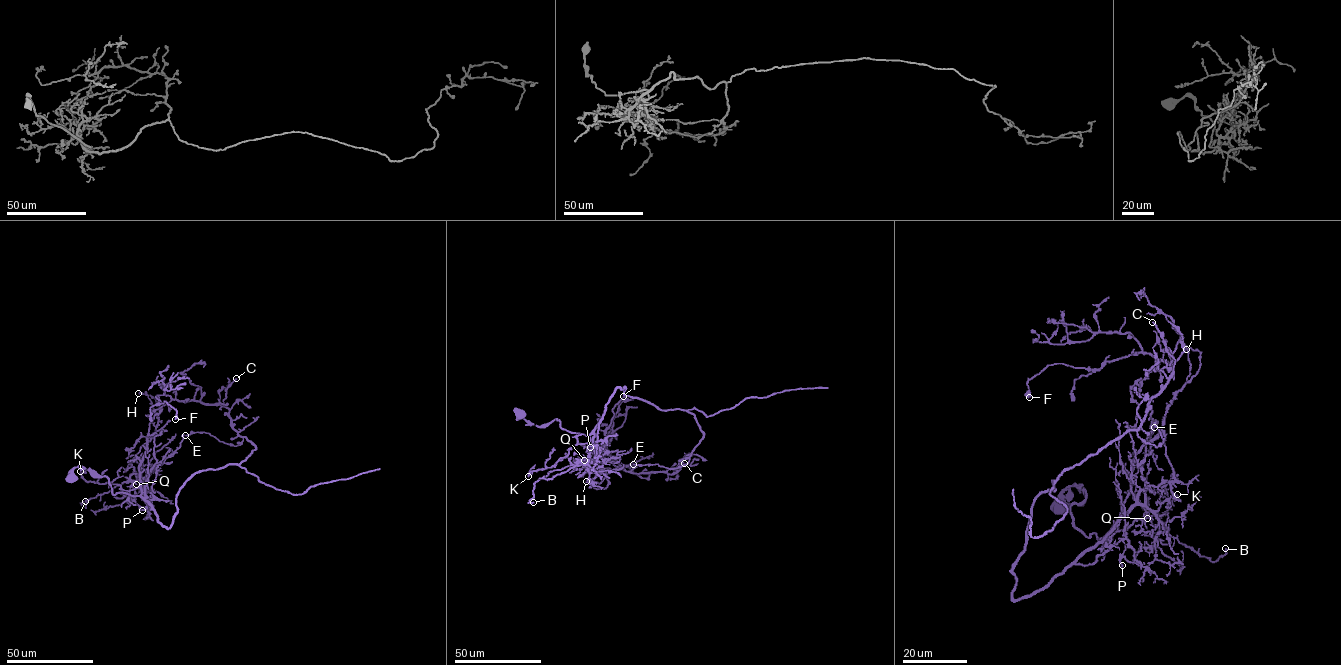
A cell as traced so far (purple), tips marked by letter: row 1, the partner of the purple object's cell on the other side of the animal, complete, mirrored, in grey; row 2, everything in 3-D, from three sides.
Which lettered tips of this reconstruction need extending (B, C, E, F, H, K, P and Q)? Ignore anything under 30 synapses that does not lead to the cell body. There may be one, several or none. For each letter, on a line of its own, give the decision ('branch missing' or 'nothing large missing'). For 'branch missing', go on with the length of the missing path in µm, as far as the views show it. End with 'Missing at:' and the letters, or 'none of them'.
B: nothing large missing
C: nothing large missing
E: nothing large missing
F: nothing large missing
H: nothing large missing
K: nothing large missing
P: nothing large missing
Q: nothing large missing
Missing at: none of them

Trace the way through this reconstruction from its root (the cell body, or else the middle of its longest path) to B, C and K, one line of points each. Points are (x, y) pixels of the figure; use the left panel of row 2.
B: (71, 478), (84, 467), (105, 476), (113, 494), (146, 497), (147, 477), (85, 501)
C: (71, 478), (77, 467), (105, 476), (169, 528), (187, 480), (255, 449), (223, 402), (236, 378)
K: (71, 478), (80, 467), (105, 476), (113, 494), (141, 493), (87, 481), (80, 471)

